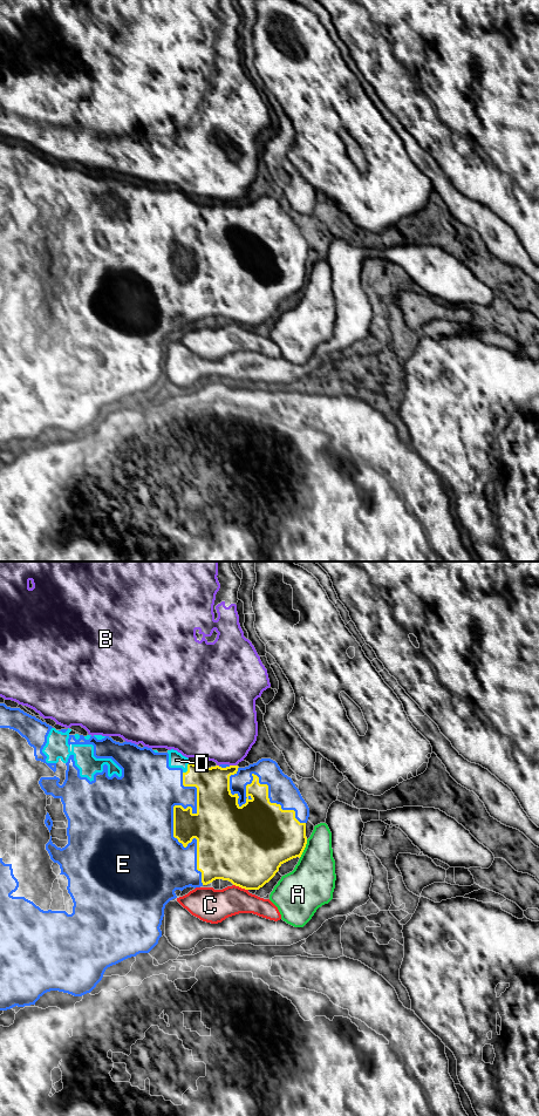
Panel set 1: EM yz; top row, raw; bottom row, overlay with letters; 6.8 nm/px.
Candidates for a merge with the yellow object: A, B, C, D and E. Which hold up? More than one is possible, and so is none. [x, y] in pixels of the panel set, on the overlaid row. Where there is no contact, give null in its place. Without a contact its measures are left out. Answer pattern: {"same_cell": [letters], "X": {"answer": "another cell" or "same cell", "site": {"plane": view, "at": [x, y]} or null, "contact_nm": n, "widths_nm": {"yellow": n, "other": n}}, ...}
{"same_cell": ["A"], "A": {"answer": "same cell", "site": {"plane": "yz", "at": [304, 849]}, "contact_nm": 140, "widths_nm": {"yellow": 400, "other": 320}}, "B": {"answer": "another cell", "site": {"plane": "yz", "at": [233, 766]}, "contact_nm": 50, "widths_nm": {"yellow": 240, "other": 440}}, "C": {"answer": "another cell", "site": {"plane": "yz", "at": [240, 886]}, "contact_nm": 110, "widths_nm": {"yellow": 480, "other": 240}}, "D": {"answer": "another cell", "site": {"plane": "yz", "at": [188, 768]}, "contact_nm": 90, "widths_nm": {"yellow": 240, "other": 110}}, "E": {"answer": "another cell", "site": {"plane": "yz", "at": [174, 818]}, "contact_nm": 800, "widths_nm": {"yellow": 240, "other": 500}}}

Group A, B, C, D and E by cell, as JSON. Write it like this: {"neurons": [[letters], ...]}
{"neurons": [["A"], ["B"], ["C"], ["D"], ["E"]]}

